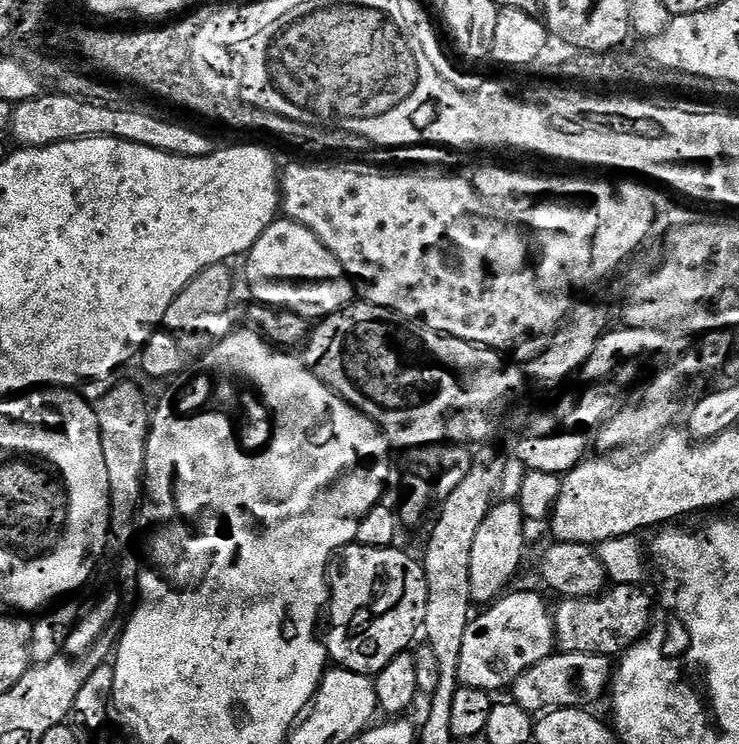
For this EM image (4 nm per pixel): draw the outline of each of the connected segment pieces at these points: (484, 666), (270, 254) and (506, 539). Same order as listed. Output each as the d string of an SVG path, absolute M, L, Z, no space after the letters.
M512 592L501 595L484 612L477 615L466 626L466 638L462 638L462 662L458 662L460 683L466 687L474 687L489 694L496 694L499 688L507 689L527 668L533 668L538 662L553 655L557 647L556 621L553 609L536 592Z
M277 218L272 221L272 225L265 230L258 238L258 242L254 242L254 246L246 253L246 261L248 260L248 288L252 291L251 299L257 304L269 304L271 308L288 308L292 312L296 312L300 316L309 318L323 318L338 312L342 308L348 307L354 300L354 281L352 277L347 276L344 267L338 262L338 258L334 258L334 254L328 249L319 238L312 233L304 224L298 223L291 218Z
M504 498L493 503L486 514L470 553L470 590L477 605L491 605L509 587L512 575L519 570L524 560L524 524L526 517L515 499Z

